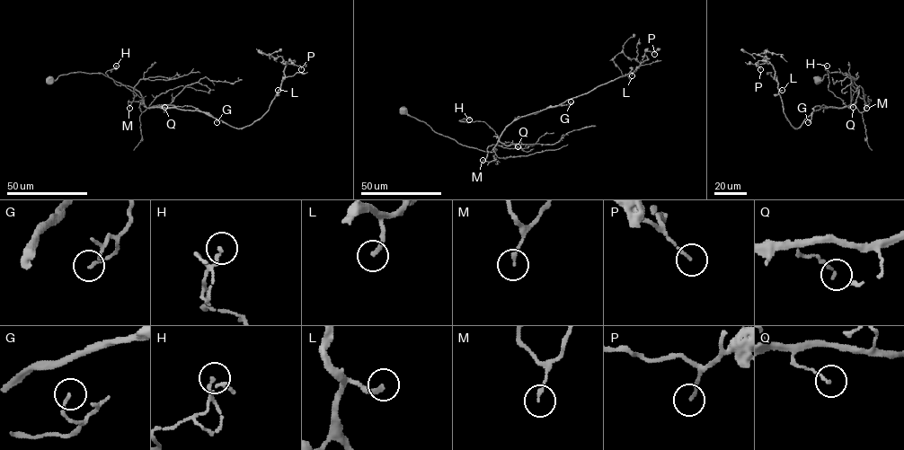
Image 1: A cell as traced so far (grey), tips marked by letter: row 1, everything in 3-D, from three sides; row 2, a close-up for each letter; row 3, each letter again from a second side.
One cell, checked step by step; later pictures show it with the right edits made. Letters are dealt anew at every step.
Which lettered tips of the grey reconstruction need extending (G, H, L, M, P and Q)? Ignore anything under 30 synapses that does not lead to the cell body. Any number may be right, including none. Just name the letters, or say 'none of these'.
L

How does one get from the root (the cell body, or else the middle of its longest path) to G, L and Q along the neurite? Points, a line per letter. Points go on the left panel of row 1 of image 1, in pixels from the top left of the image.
G: (49, 79), (76, 72), (102, 74), (137, 91), (143, 99), (141, 102), (146, 107), (207, 112), (217, 122)
L: (49, 79), (76, 72), (102, 74), (137, 91), (146, 107), (204, 111), (238, 128), (258, 120), (278, 90)
Q: (49, 79), (76, 72), (102, 74), (137, 91), (143, 99), (141, 102), (146, 107), (164, 107)

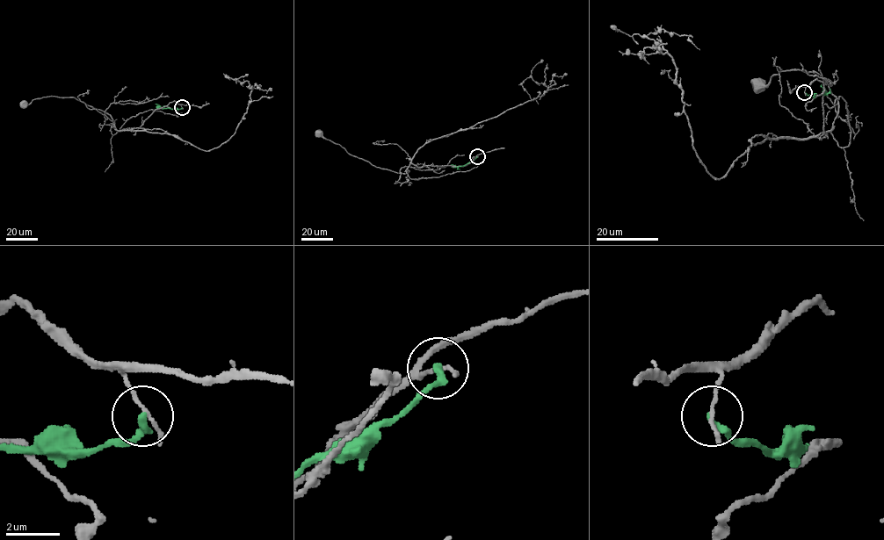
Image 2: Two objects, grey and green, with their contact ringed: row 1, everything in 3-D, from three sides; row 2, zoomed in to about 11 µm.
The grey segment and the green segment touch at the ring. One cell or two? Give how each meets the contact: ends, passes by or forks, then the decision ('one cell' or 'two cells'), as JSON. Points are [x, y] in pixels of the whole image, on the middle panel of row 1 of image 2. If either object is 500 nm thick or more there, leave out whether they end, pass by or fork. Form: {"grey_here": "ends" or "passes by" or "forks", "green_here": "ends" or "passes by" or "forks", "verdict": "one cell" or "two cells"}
{"grey_here": "ends", "green_here": "ends", "verdict": "two cells"}

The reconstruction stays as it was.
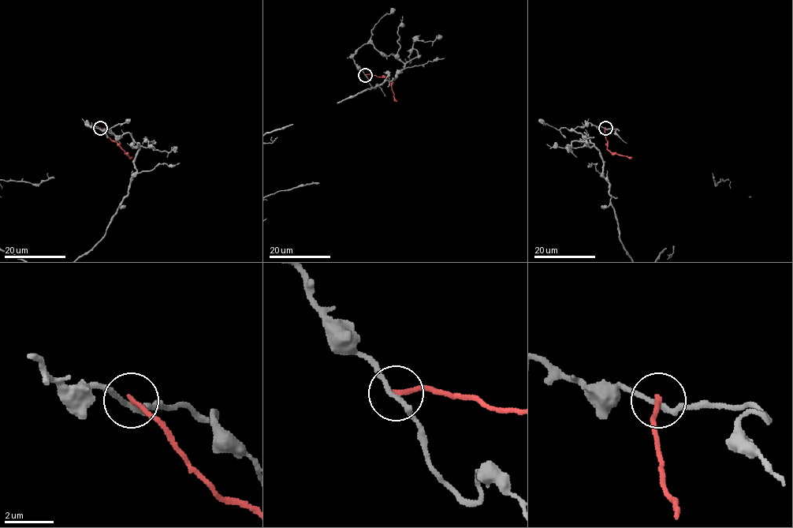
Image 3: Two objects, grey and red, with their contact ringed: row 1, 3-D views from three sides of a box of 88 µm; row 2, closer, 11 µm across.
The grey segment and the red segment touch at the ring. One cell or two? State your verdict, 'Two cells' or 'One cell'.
Two cells

